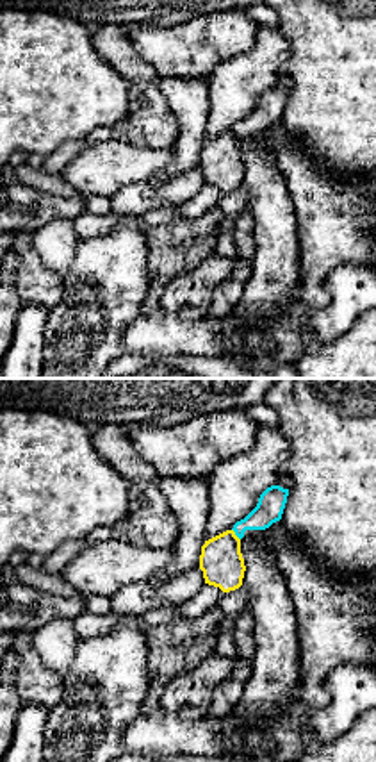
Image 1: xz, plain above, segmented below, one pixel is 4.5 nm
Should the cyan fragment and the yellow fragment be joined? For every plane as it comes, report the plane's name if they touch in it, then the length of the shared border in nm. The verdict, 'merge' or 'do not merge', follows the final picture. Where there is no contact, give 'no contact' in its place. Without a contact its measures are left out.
xz | 70 nm

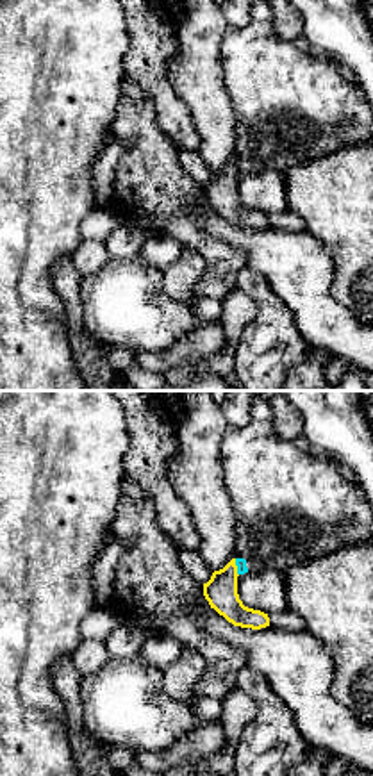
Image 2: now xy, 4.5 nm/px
xy | 80 nm

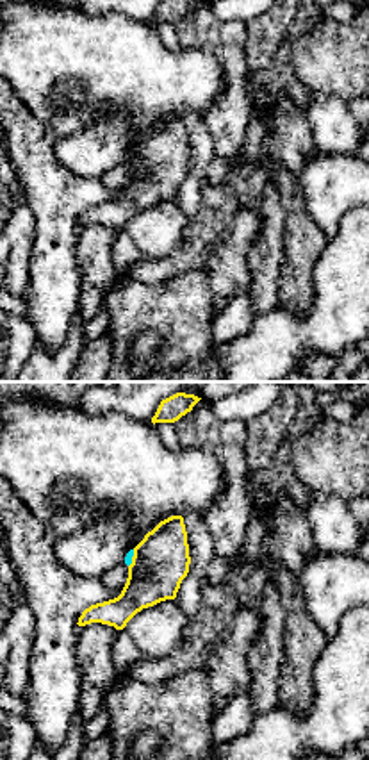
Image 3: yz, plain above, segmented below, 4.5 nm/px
yz | 80 nm

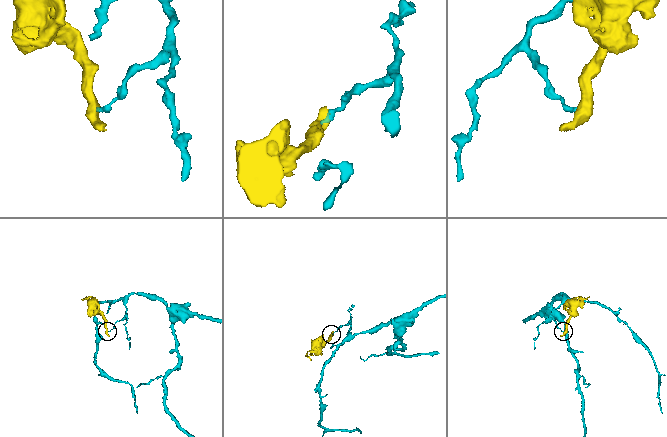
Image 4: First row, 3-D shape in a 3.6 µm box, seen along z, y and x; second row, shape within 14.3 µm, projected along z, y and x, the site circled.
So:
do not merge

